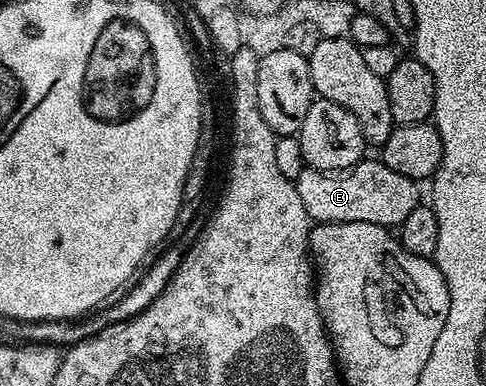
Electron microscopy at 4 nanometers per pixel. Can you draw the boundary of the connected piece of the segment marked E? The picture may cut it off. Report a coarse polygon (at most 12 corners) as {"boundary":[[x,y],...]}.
{"boundary":[[364,158],[294,181],[320,224],[403,224],[420,185]]}

